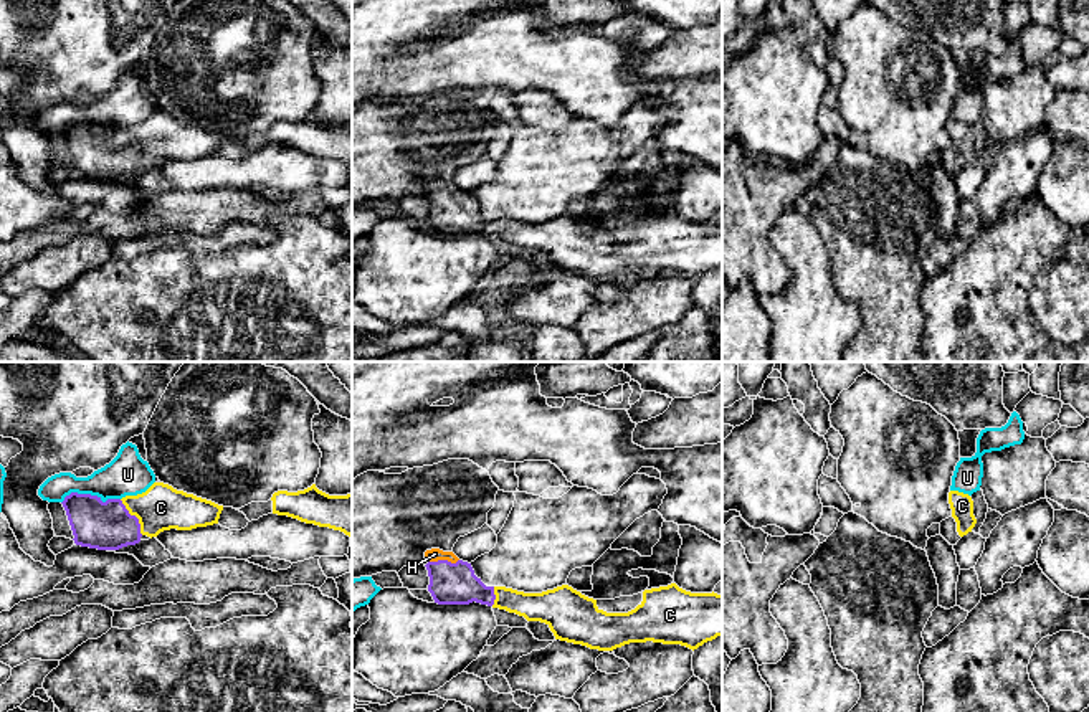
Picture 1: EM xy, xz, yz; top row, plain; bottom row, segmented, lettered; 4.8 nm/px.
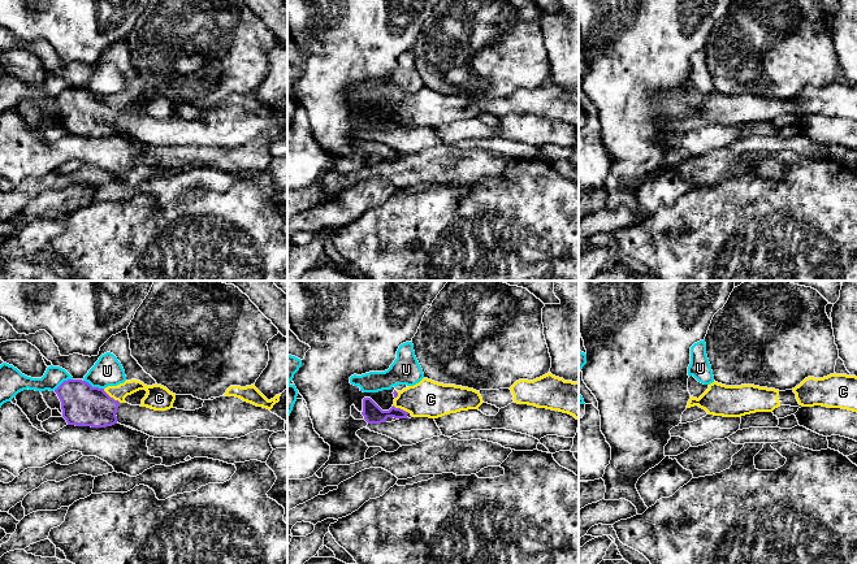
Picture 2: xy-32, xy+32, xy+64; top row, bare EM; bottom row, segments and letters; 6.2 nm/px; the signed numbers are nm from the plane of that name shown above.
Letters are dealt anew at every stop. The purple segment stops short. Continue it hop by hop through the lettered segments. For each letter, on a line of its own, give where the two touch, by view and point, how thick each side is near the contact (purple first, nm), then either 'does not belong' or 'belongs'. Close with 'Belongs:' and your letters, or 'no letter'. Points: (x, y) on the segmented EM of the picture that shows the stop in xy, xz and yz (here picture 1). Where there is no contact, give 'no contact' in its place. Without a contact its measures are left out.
C: meets purple in xy at (134, 516); 240 nm thick on the purple side, 220 nm on the other; belongs
H: meets purple in xz at (443, 560); 200 nm thick on the purple side, 60 nm on the other; belongs
U: meets purple in xy at (90, 494); 240 nm thick on the purple side, 200 nm on the other; does not belong
Belongs: C, H

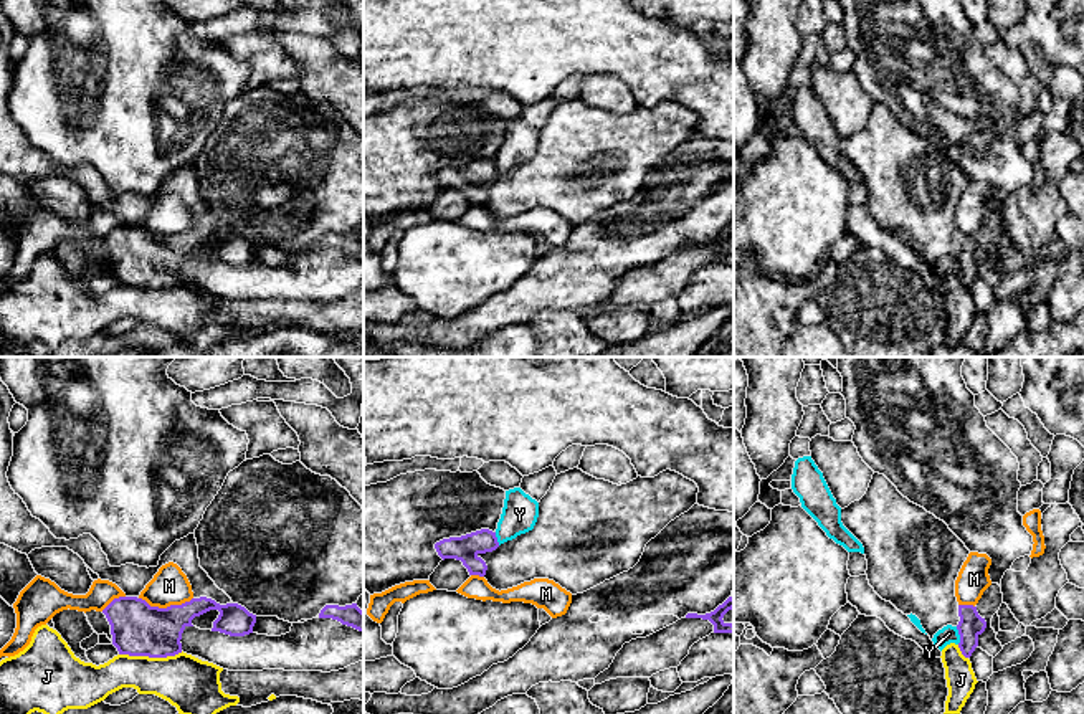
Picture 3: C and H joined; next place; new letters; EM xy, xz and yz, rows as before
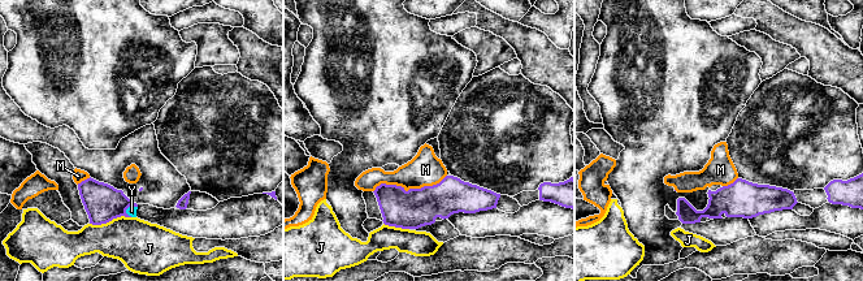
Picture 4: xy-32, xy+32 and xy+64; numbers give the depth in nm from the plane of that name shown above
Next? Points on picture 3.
J: meets purple in xy at (151, 656); 260 nm thick on the purple side, 260 nm on the other; does not belong
M: meets purple in xy at (167, 607); 260 nm thick on the purple side, 180 nm on the other; does not belong
Y: meets purple in yz at (959, 633); 120 nm thick on the purple side, 90 nm on the other; does not belong
Belongs: no letter

